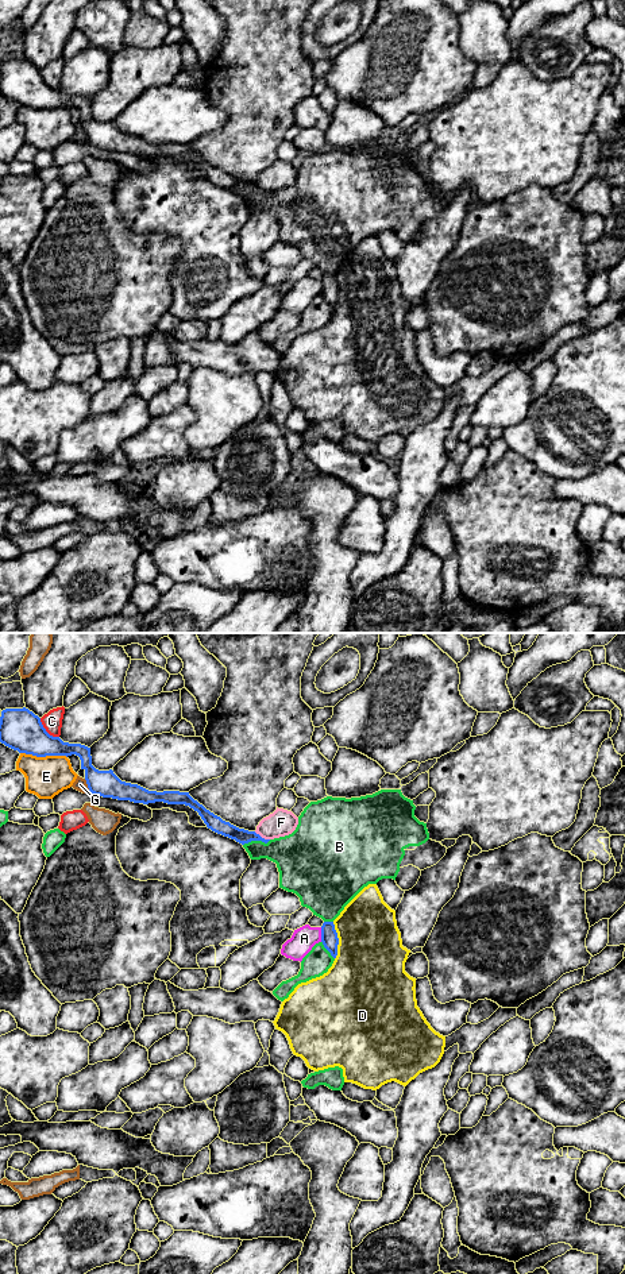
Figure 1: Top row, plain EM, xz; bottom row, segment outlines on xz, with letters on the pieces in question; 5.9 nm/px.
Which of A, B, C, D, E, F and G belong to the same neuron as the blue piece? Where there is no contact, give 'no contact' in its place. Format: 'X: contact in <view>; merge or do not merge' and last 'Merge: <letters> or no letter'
A: contact in xz; do not merge
B: contact in xz; do not merge
C: contact in xz; do not merge
D: contact in xz; do not merge
E: contact in xz; do not merge
F: contact in xz; do not merge
G: contact in xz; do not merge
Merge: no letter

